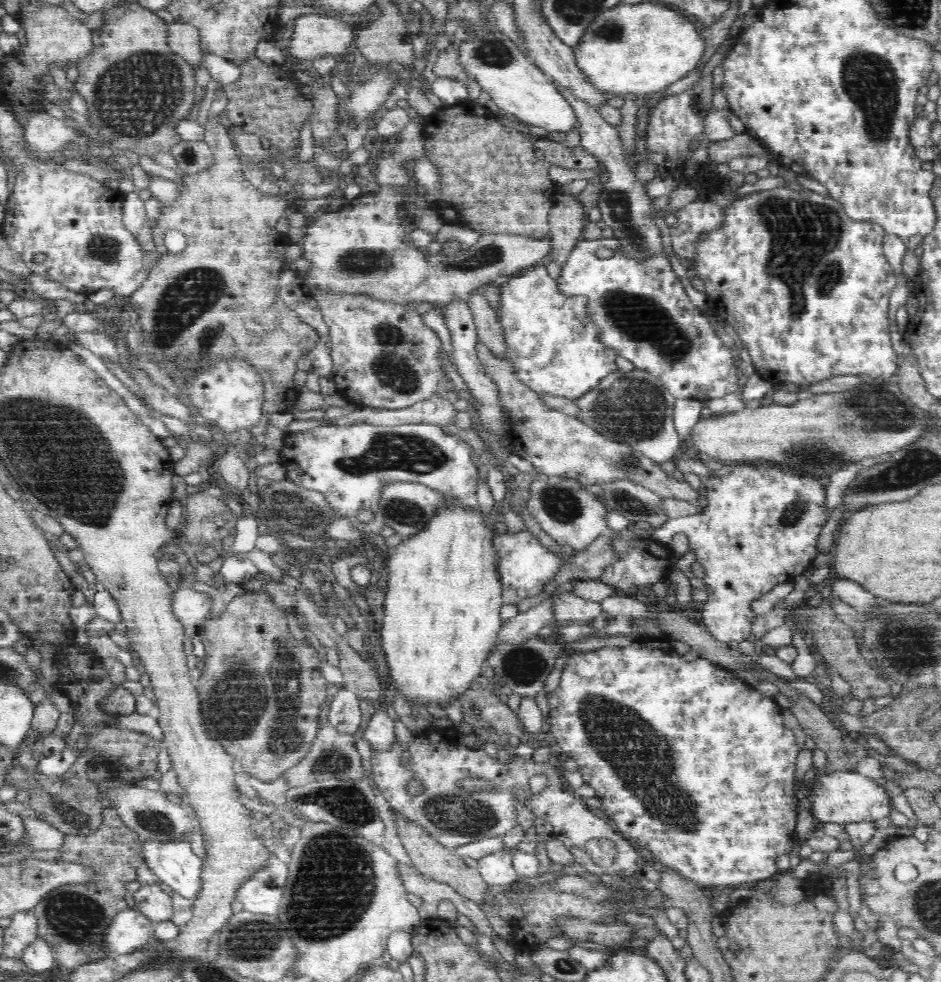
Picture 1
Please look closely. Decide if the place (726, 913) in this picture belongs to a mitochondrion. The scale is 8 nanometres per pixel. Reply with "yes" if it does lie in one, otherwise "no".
no

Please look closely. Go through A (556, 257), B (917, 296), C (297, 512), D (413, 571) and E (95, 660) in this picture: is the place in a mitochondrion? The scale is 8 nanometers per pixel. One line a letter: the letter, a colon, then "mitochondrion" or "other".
A: other
B: other
C: mitochondrion
D: other
E: other

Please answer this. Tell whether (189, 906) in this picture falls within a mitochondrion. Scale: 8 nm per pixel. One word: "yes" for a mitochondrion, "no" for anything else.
no

